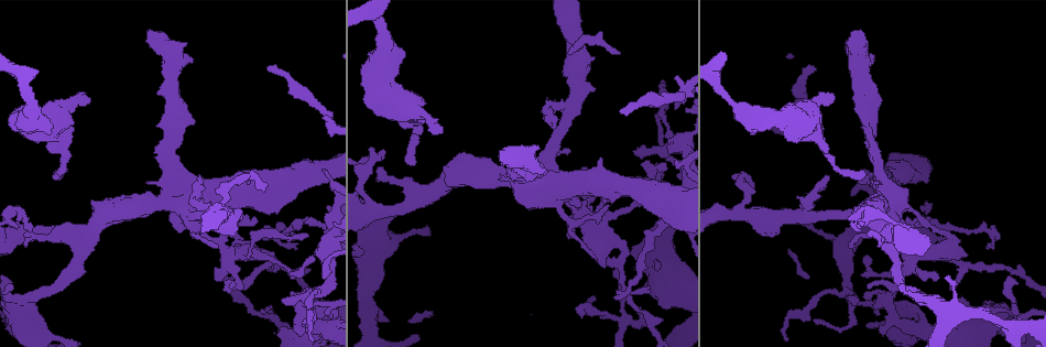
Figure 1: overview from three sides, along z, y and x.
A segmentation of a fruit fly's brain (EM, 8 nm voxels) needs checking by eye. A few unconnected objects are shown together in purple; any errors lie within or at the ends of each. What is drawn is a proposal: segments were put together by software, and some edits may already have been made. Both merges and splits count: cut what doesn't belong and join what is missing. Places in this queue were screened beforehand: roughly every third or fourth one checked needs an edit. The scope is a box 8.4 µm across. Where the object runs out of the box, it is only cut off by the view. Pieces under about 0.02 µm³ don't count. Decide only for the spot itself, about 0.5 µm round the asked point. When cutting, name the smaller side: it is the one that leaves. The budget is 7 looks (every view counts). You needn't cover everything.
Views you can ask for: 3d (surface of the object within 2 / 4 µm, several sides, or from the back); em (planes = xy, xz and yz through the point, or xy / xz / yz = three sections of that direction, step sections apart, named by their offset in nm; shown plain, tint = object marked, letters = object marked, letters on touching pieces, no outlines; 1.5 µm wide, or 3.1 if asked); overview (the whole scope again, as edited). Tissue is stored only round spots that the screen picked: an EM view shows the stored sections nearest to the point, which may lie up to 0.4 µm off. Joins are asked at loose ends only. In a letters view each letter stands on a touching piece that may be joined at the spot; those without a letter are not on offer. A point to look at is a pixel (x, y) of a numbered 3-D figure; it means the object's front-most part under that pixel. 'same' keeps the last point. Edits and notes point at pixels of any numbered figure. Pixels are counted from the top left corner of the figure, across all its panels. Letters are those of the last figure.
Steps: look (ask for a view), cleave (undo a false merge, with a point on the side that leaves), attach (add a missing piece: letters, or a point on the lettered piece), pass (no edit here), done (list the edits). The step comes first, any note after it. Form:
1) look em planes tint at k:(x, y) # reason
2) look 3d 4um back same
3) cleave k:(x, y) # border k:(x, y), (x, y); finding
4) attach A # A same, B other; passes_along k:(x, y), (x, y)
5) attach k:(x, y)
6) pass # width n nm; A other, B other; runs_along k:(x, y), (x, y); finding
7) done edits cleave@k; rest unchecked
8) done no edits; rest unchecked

look em planes letters at 1:(229, 288)

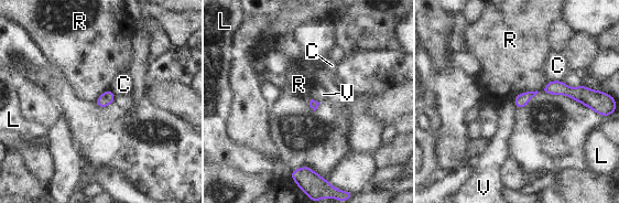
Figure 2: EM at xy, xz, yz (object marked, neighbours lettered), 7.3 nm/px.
pass # C other, L other, R other, V other; border 2:(550, 79), (512, 102); no lettered piece goes on from it

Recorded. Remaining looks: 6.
look em planes letters at 1:(964, 256) # thick end

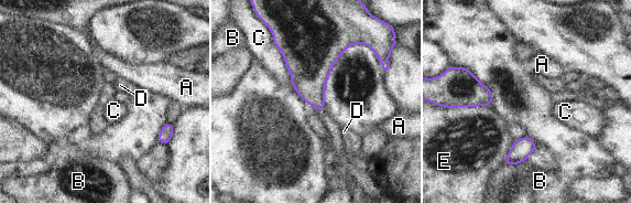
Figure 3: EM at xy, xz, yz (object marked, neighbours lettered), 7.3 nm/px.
pass # width 260 nm; A other, B other, C other, D other, E other; border 3:(271, 32), (292, 84); no lettered piece goes on from it

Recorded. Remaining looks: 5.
look 3d 2um back at 1:(26, 98) # calibre changes

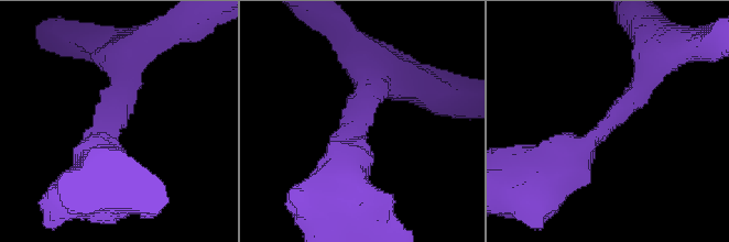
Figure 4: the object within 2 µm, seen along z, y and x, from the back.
look em planes letters at 4:(362, 124) # shape alone is not enough

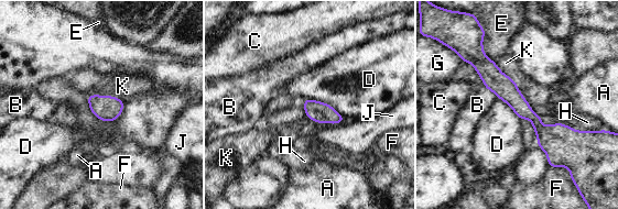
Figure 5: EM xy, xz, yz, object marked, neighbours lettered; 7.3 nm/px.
pass # width 160 nm; longest_contact D 320 nm; A other, B other, C other, D other, E other, F other, G other, H other, J other, K other; one neuron here

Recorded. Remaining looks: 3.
done no edits; rest unchecked

